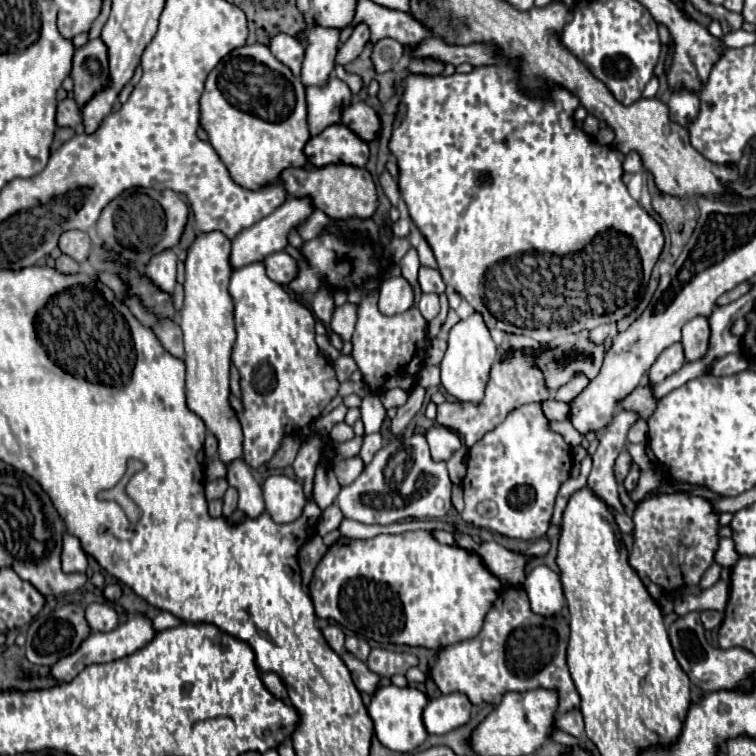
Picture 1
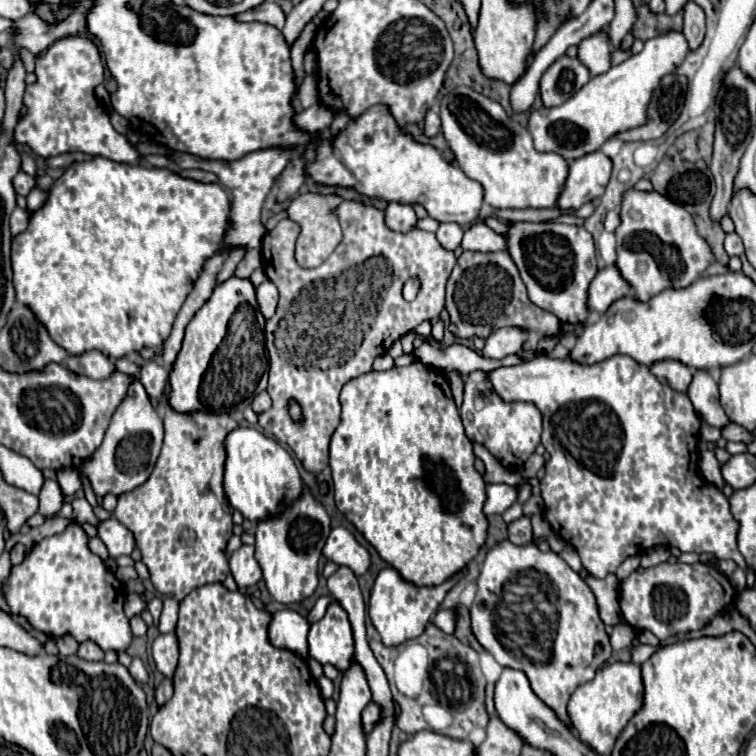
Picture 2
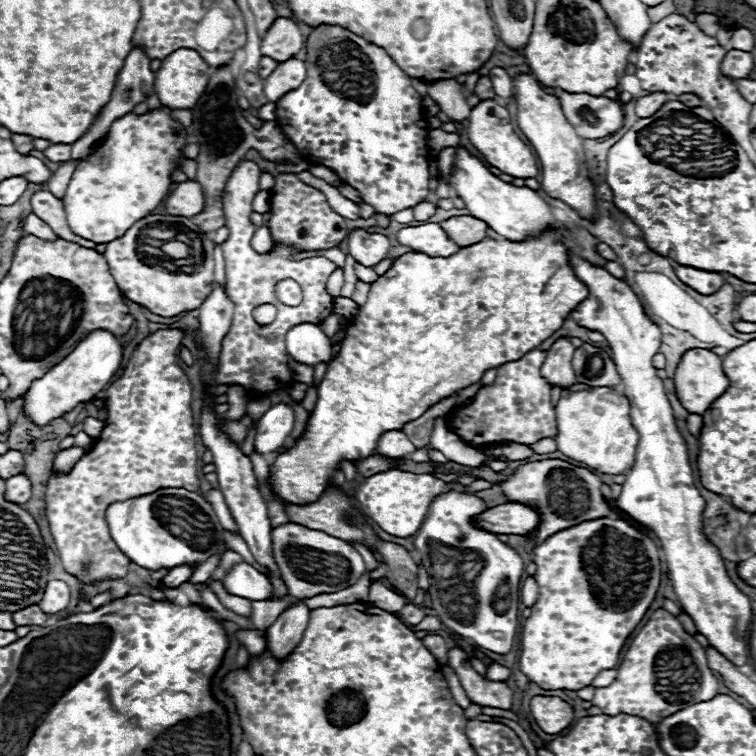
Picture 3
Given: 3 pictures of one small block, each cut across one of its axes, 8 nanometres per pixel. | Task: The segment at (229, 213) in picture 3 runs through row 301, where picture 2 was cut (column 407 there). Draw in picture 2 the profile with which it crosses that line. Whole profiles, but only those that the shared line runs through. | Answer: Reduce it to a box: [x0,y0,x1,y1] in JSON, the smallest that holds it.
[258,202,456,474]

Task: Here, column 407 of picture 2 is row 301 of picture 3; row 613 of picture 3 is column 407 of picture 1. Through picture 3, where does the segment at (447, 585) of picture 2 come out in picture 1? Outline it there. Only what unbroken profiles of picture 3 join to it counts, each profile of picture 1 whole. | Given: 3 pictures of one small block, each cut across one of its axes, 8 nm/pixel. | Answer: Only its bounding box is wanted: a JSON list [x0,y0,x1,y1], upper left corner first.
[368,684,428,752]

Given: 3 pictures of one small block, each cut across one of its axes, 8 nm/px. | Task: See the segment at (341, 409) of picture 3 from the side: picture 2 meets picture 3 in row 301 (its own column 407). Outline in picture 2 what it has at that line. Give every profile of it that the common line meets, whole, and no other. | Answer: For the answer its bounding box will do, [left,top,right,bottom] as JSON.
[330,360,488,586]

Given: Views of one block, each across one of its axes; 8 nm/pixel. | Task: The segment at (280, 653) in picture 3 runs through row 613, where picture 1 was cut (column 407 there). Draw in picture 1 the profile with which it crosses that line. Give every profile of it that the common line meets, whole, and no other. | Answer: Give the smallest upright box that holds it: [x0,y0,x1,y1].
[378,278,414,316]

